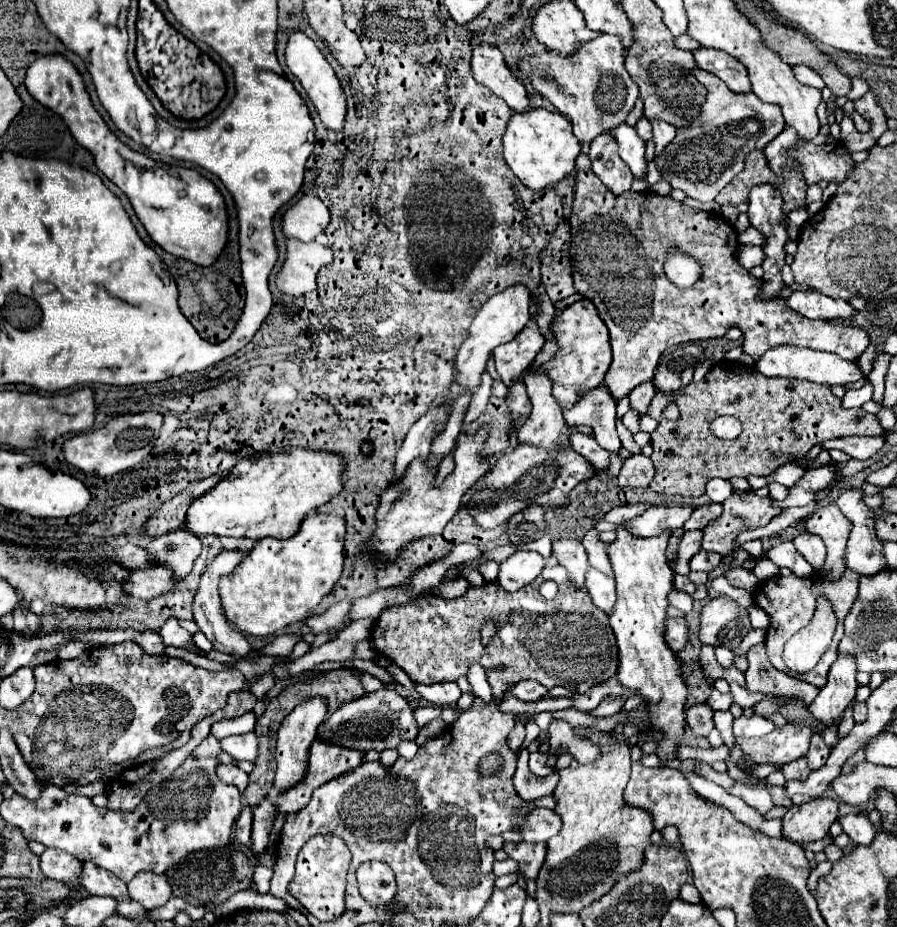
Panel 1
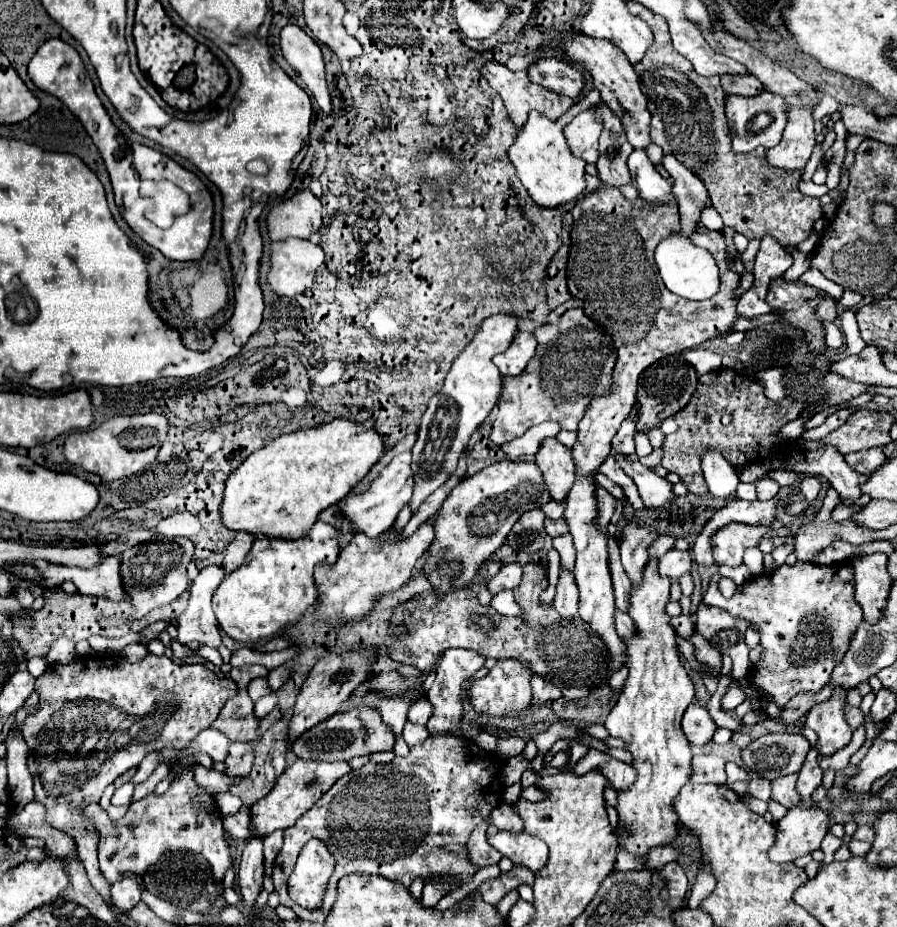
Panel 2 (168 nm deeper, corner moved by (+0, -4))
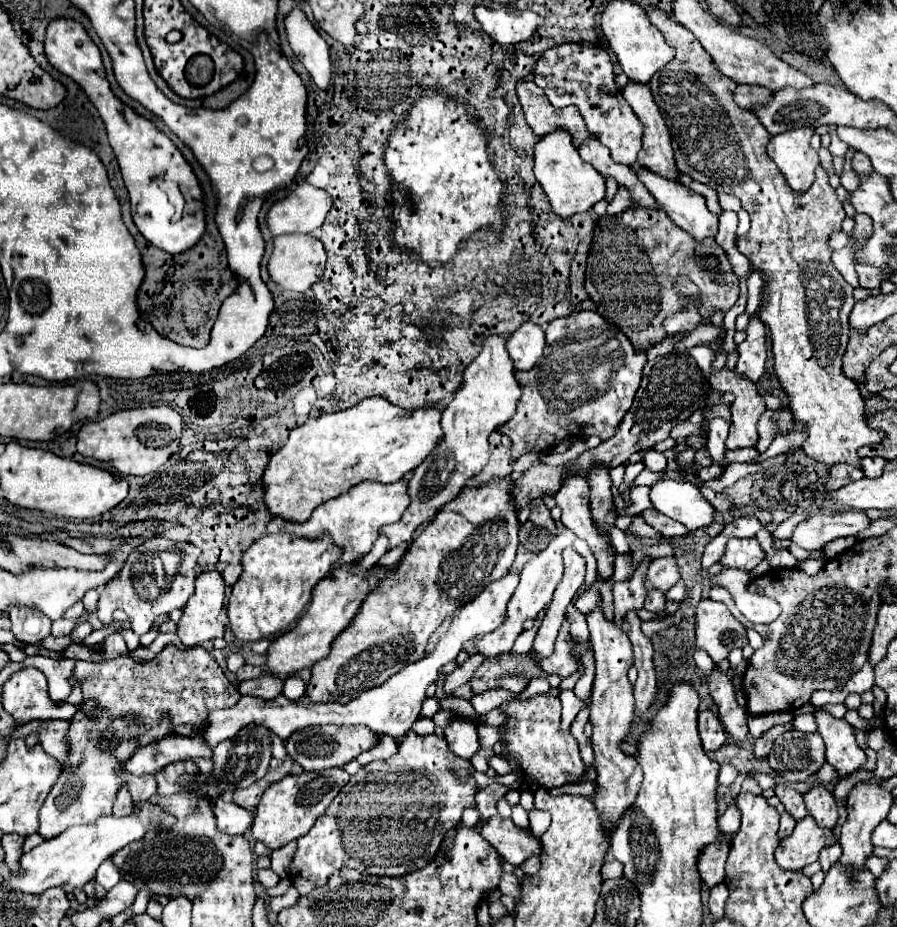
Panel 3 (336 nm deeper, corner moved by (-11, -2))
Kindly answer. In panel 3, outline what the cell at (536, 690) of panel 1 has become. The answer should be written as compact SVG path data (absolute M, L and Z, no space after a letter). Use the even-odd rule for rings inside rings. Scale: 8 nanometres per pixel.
M564 619L560 631L558 631L558 637L554 641L554 653L546 659L542 659L540 667L542 671L548 675L548 673L554 673L554 675L560 675L560 677L568 677L572 675L576 669L578 669L578 661L574 657L574 651L570 647L570 625L568 621Z

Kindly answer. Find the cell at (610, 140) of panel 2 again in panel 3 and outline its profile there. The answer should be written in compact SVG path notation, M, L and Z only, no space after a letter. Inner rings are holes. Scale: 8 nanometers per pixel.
M562 43L544 51L534 67L534 83L546 93L554 107L578 107L588 129L598 133L598 141L610 149L614 161L634 165L638 149L642 147L642 123L634 117L614 77L614 65L608 51L580 43Z

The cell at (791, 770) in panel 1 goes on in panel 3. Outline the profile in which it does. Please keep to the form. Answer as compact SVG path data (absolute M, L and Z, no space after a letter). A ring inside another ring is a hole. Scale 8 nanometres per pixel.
M776 787L774 793L776 793L776 797L784 803L786 811L788 811L796 821L800 821L800 819L804 819L804 817L808 815L806 805L804 805L804 799L802 799L802 795L800 795L798 791L794 791L794 789L790 789L790 787Z

